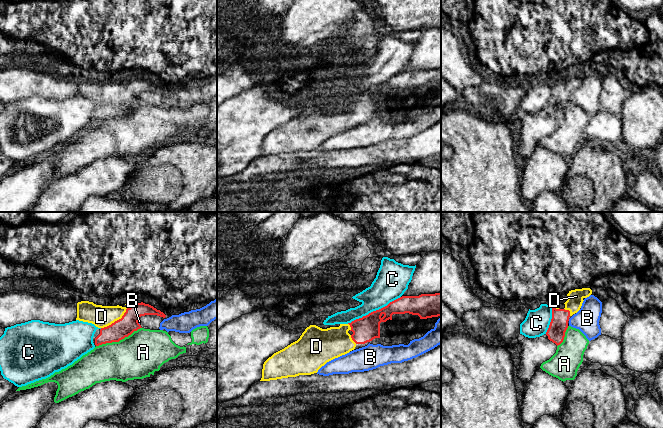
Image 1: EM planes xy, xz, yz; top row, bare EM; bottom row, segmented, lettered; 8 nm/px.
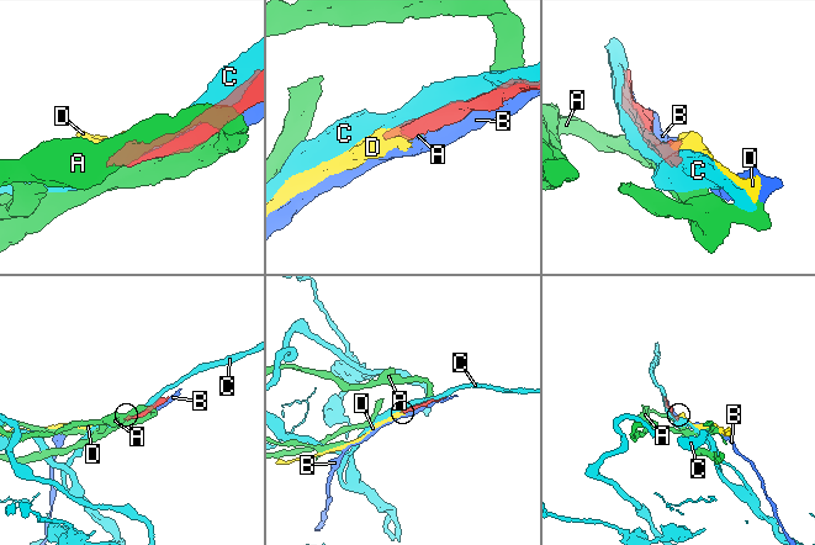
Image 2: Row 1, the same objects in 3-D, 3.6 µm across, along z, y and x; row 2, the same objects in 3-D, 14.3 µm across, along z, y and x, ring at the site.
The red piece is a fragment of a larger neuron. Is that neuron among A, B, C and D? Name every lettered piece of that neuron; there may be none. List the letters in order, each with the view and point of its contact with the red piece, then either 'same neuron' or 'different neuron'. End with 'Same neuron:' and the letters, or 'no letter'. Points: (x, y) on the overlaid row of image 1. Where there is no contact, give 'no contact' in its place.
A: xy (118, 341) | different neuron
B: xy (138, 322) | different neuron
C: xz (373, 311) | different neuron
D: xy (115, 321) | same neuron
Same neuron: D

